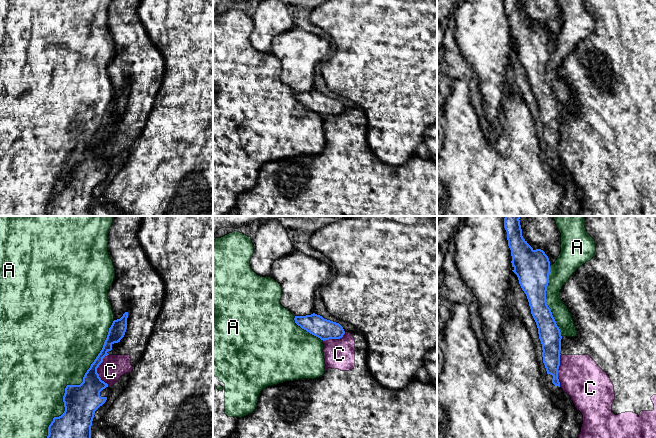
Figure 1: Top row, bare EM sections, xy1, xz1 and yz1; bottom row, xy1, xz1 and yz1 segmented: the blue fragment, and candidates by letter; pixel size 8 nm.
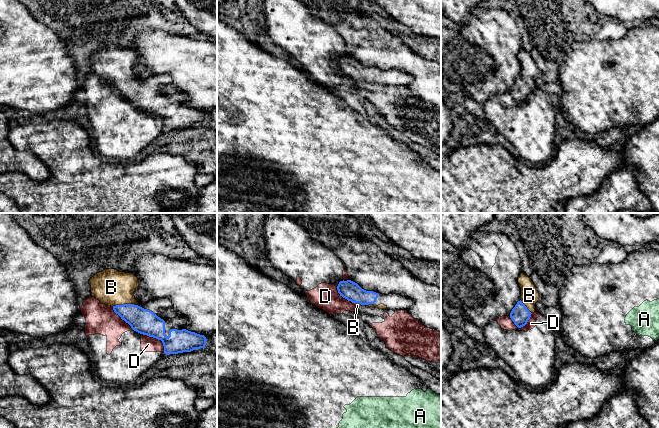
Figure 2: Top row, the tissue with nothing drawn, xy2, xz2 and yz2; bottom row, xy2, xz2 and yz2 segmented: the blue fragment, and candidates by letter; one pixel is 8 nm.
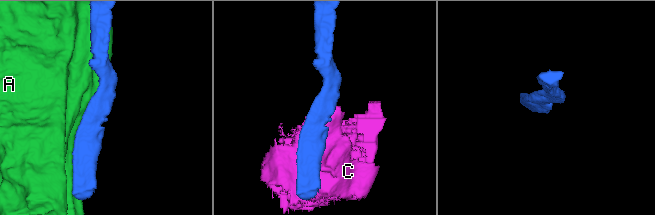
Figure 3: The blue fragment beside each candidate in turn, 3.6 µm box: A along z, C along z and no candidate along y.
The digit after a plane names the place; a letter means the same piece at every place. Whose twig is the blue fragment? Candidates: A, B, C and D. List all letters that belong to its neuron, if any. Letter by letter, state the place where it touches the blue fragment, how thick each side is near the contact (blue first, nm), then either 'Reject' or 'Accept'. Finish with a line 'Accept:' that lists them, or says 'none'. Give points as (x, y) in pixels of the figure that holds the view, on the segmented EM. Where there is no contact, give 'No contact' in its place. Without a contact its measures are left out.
A: Touches blue at xy1 (77, 385). Thickness 280 nm (blue) against 440 nm. Reject
B: Touches blue at xy2 (124, 304). Thickness 200 nm (blue) against 280 nm. Accept
C: Touches blue at xy1 (96, 370). Thickness 240 nm (blue) against 190 nm. Reject
D: Touches blue at xy2 (156, 338). Thickness 200 nm (blue) against 130 nm. Reject
Accept: B

